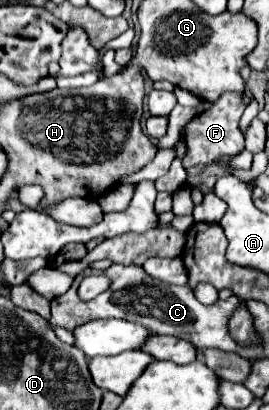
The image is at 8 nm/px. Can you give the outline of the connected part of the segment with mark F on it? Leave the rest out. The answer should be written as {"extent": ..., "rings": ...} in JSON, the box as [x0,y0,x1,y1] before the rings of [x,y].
{"extent":[185,92,245,168],"rings":[[[225,92],[219,100],[211,104],[209,110],[195,116],[187,124],[187,154],[185,154],[185,168],[197,166],[197,164],[213,164],[219,156],[237,156],[245,150],[245,138],[239,130],[239,120],[245,110],[243,94],[239,92]]]}

